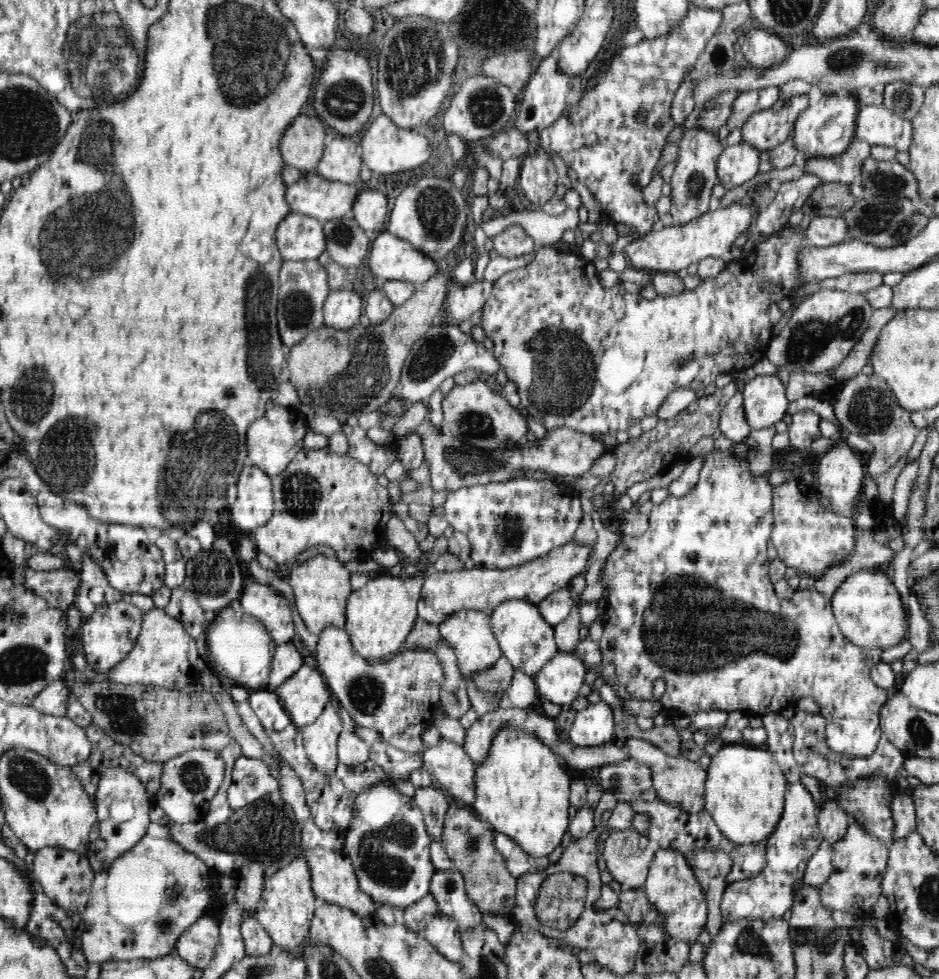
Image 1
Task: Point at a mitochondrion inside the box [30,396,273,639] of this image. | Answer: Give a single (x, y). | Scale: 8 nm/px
(197, 455)

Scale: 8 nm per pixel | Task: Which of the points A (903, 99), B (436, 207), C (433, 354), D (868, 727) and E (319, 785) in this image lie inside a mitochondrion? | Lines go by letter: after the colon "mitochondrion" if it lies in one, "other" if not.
A: mitochondrion
B: mitochondrion
C: mitochondrion
D: other
E: other

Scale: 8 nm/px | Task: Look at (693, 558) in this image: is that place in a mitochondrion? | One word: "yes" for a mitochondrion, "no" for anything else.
no

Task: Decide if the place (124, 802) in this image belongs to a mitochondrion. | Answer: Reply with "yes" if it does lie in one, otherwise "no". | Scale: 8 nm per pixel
no

